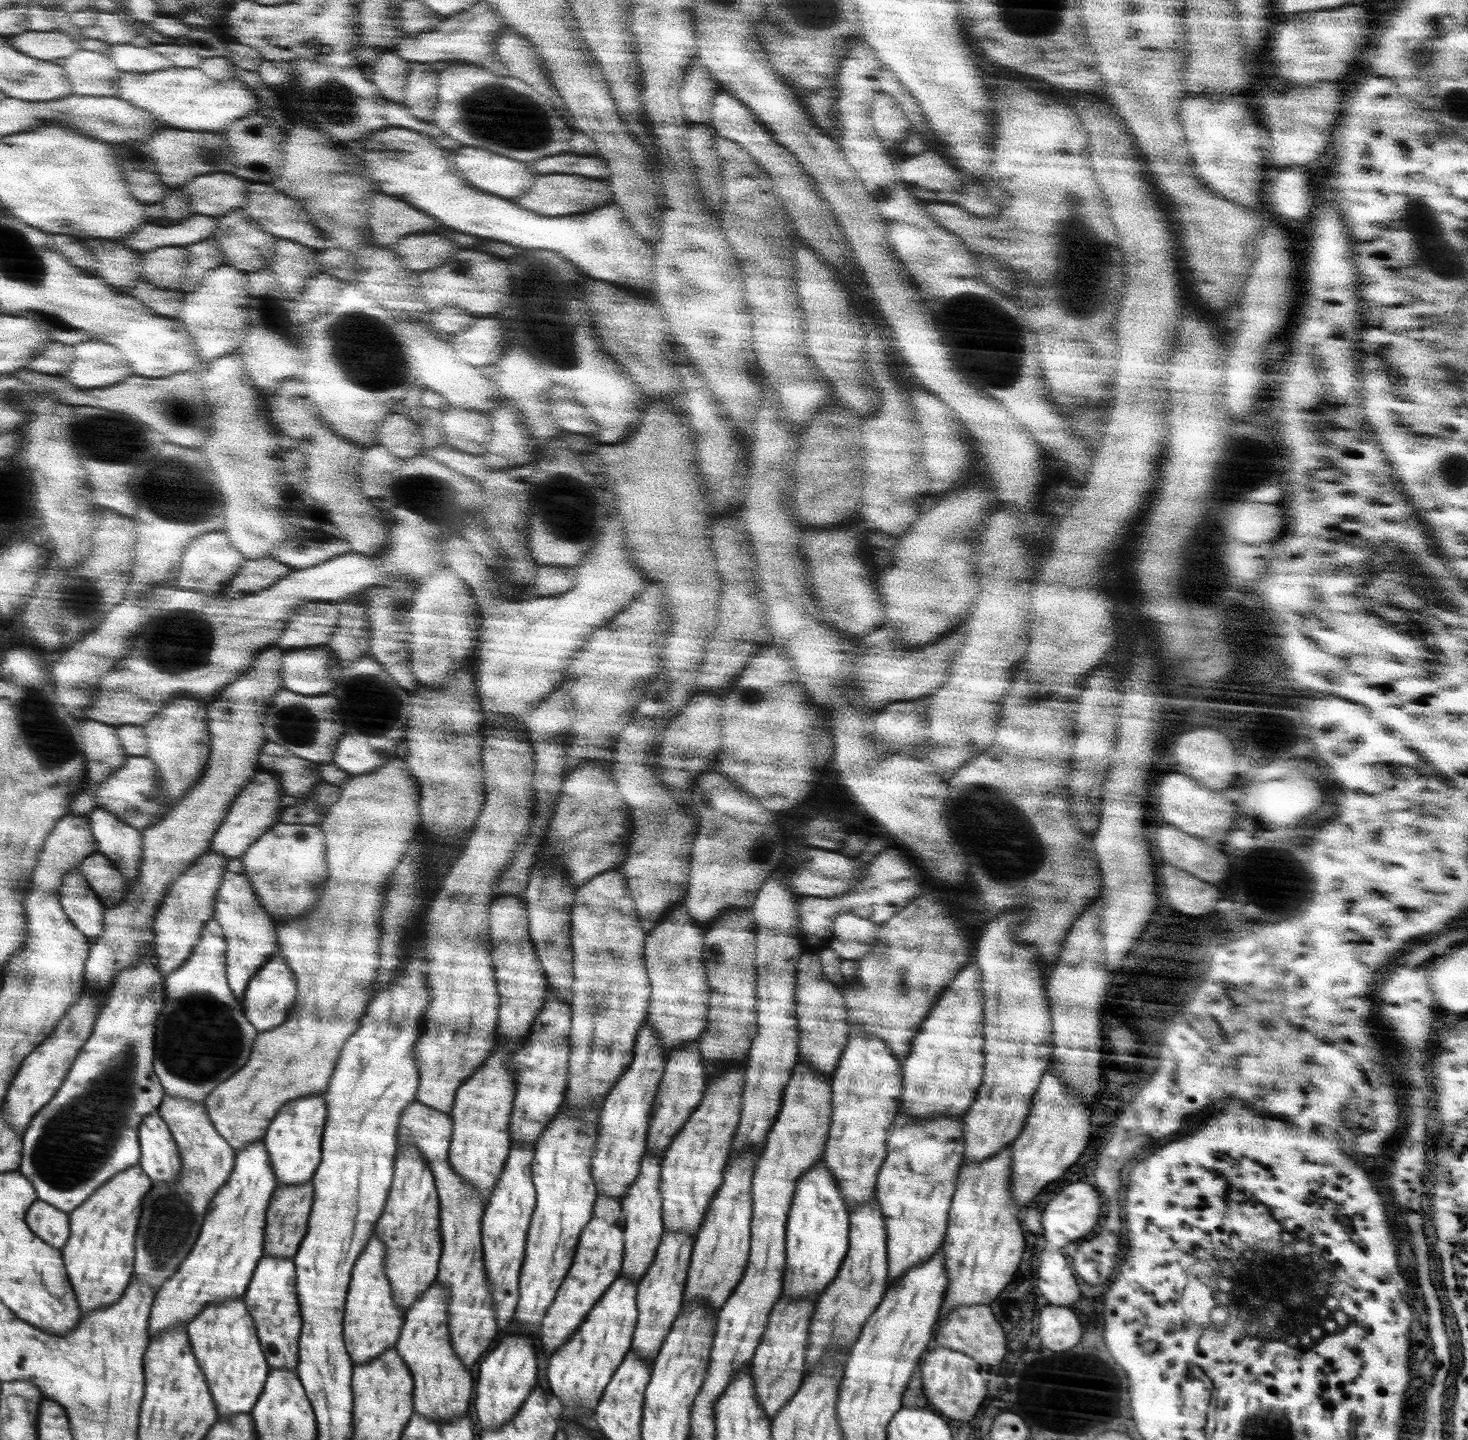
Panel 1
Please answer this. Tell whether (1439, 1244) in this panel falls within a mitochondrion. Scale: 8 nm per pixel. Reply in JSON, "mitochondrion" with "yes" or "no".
{"mitochondrion":"no"}

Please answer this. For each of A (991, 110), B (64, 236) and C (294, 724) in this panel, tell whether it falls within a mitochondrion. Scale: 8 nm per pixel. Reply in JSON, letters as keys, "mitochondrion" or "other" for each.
{"A":"other","B":"other","C":"mitochondrion"}

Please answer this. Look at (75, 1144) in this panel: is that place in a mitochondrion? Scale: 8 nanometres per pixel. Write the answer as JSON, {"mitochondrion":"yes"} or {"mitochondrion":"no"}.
{"mitochondrion":"yes"}

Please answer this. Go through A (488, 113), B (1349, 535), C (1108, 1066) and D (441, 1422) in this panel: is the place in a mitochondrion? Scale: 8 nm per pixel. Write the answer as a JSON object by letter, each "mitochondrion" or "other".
{"A":"mitochondrion","B":"other","C":"other","D":"other"}

